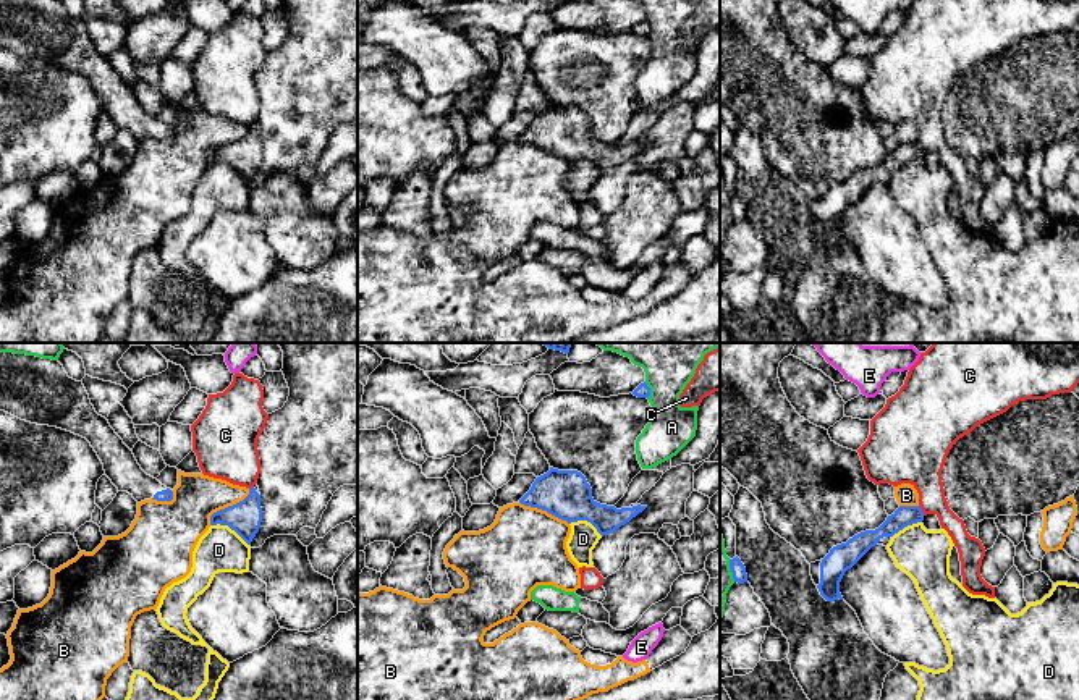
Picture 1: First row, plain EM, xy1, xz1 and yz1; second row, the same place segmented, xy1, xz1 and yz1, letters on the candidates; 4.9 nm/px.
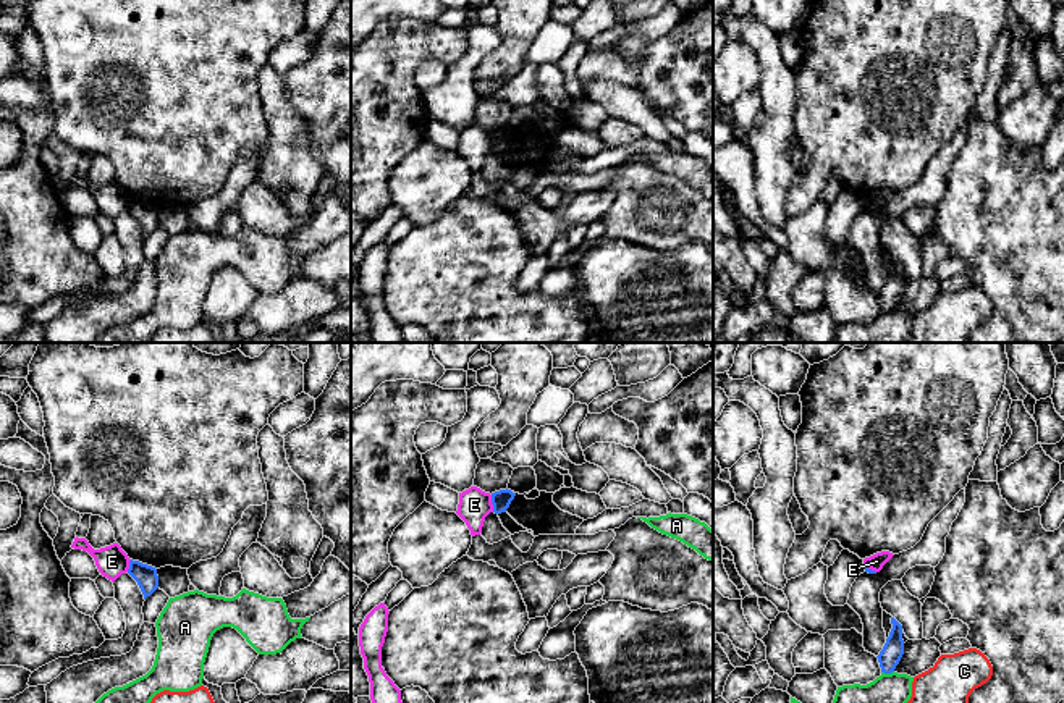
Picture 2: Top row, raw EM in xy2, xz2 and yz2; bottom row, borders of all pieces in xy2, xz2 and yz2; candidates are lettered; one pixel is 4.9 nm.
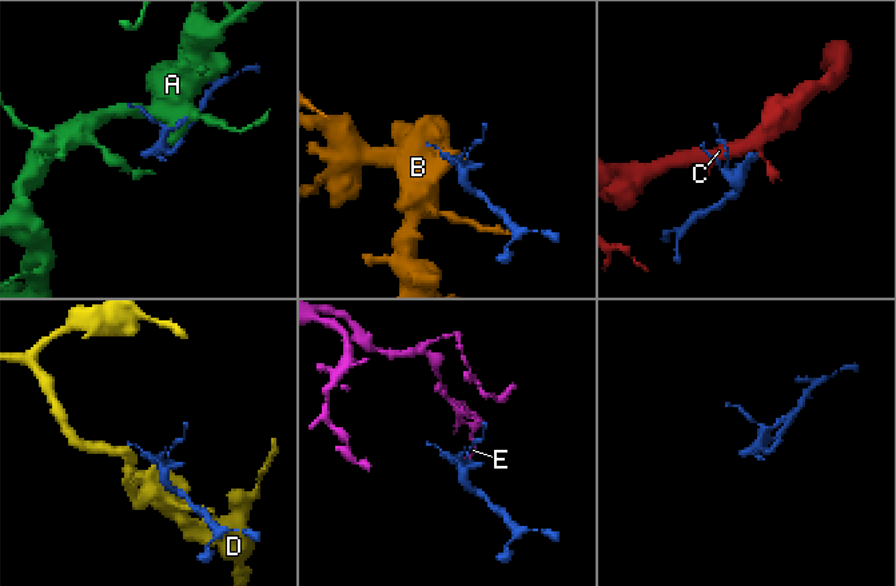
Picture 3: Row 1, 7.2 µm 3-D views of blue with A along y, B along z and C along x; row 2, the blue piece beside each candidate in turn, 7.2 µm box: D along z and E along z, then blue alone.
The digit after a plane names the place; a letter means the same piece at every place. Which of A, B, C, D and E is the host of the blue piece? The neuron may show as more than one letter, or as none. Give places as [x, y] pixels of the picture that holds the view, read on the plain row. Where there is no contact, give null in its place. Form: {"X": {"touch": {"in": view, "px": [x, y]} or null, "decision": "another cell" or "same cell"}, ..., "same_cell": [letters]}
{"A": {"touch": {"in": "xz1", "px": [649, 28]}, "decision": "another cell"}, "B": {"touch": {"in": "xy1", "px": [228, 144]}, "decision": "another cell"}, "C": {"touch": {"in": "yz1", "px": [921, 147]}, "decision": "another cell"}, "D": {"touch": {"in": "xy1", "px": [230, 165]}, "decision": "another cell"}, "E": {"touch": {"in": "xz2", "px": [492, 141]}, "decision": "another cell"}, "same_cell": []}

